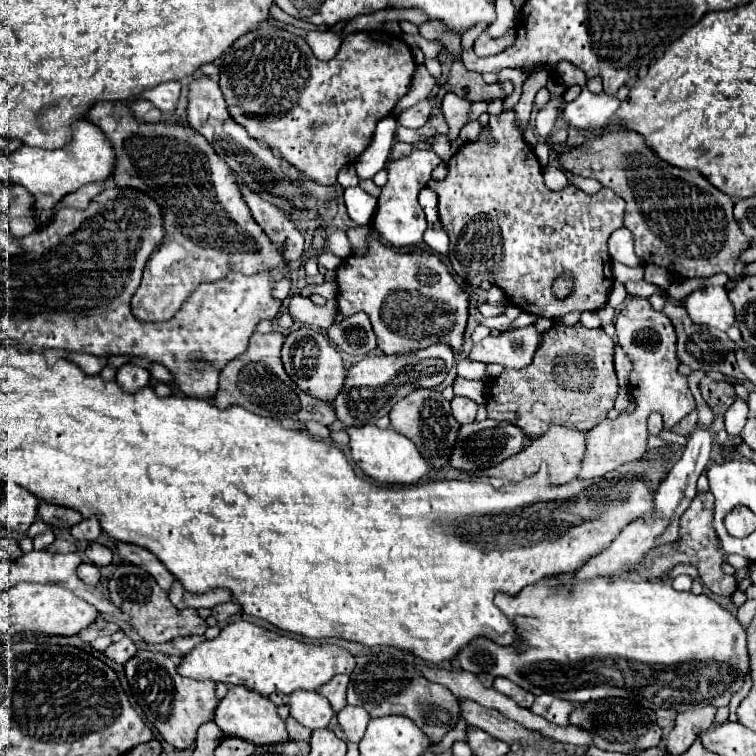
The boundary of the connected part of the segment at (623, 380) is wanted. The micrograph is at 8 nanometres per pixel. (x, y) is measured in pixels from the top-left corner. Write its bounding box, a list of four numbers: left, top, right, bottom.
[615,346,633,388]

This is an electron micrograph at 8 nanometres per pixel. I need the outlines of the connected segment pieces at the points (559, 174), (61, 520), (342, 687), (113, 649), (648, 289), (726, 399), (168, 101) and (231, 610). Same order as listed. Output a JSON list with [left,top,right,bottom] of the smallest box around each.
[[543,166,569,190],[37,502,83,528],[317,674,349,712],[103,636,137,664],[625,280,661,298],[699,376,737,414],[137,82,181,112],[211,600,241,622]]

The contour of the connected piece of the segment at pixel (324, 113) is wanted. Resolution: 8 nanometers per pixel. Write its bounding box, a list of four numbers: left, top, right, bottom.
[221,24,415,186]

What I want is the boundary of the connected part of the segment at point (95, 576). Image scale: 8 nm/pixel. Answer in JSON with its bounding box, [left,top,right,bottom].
[77,564,101,586]

